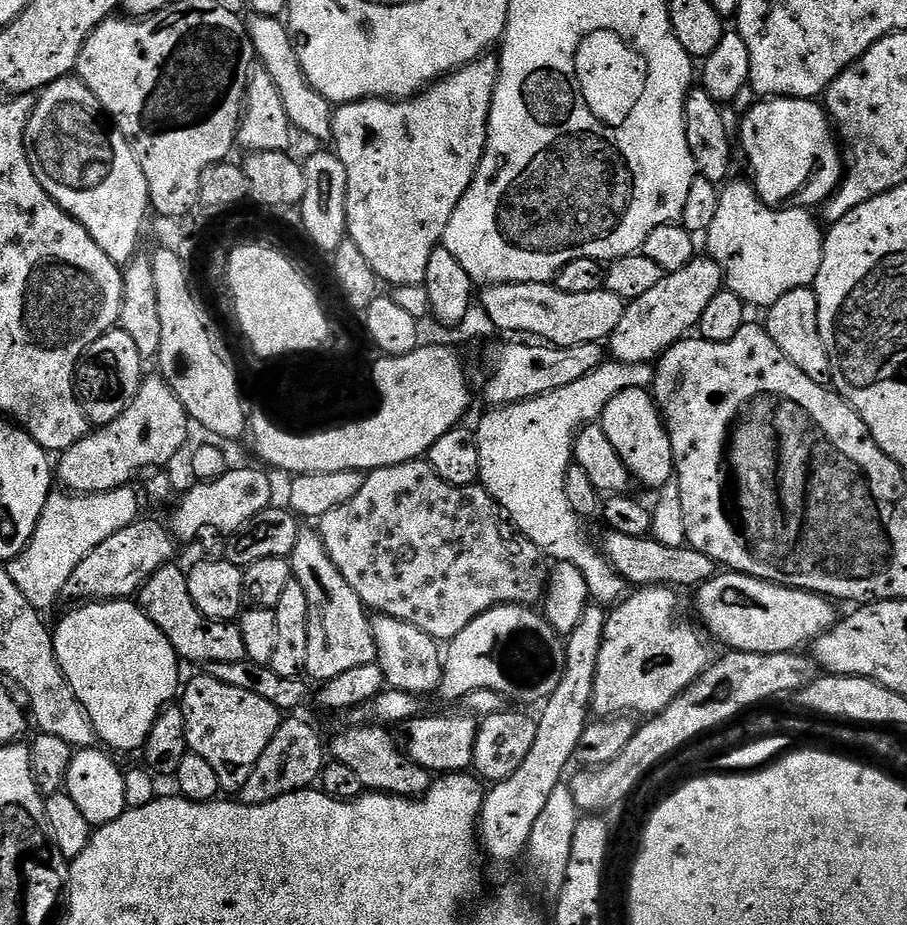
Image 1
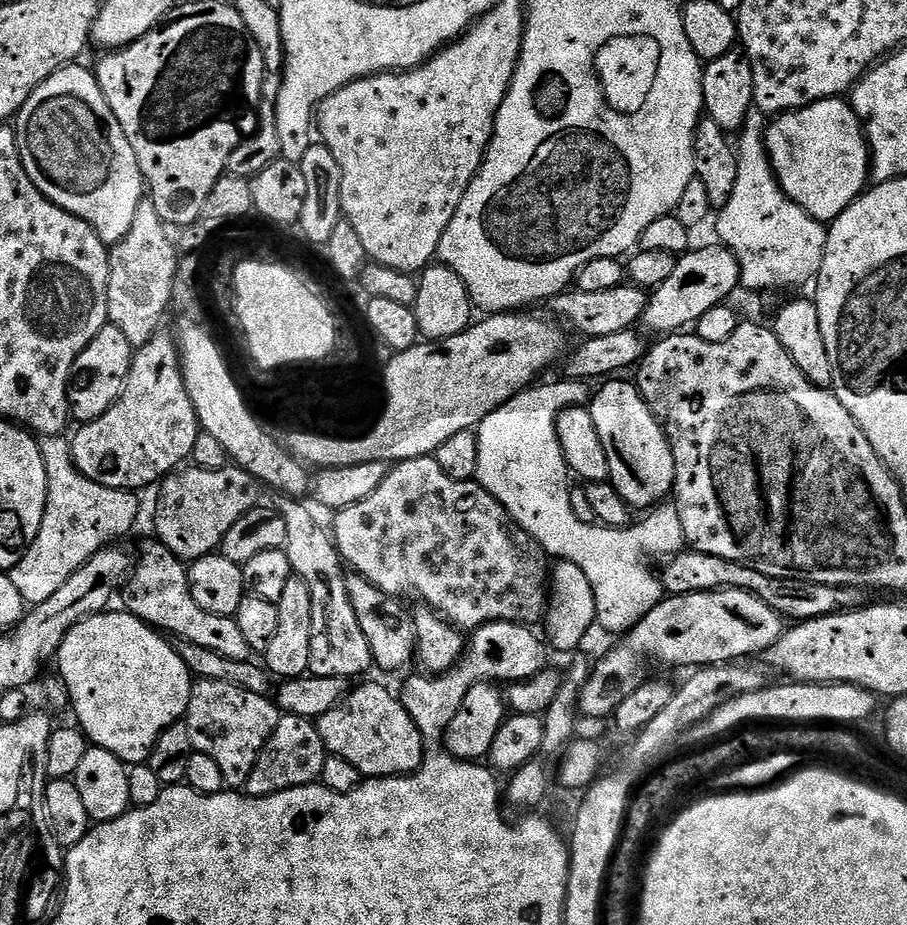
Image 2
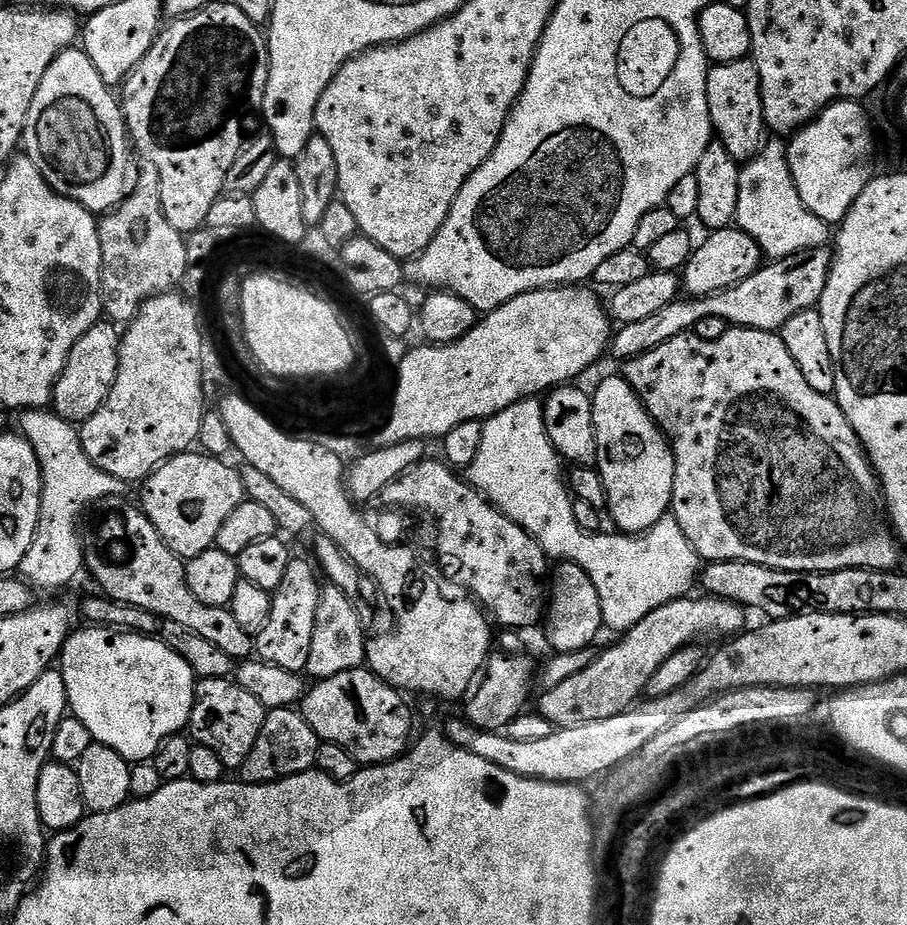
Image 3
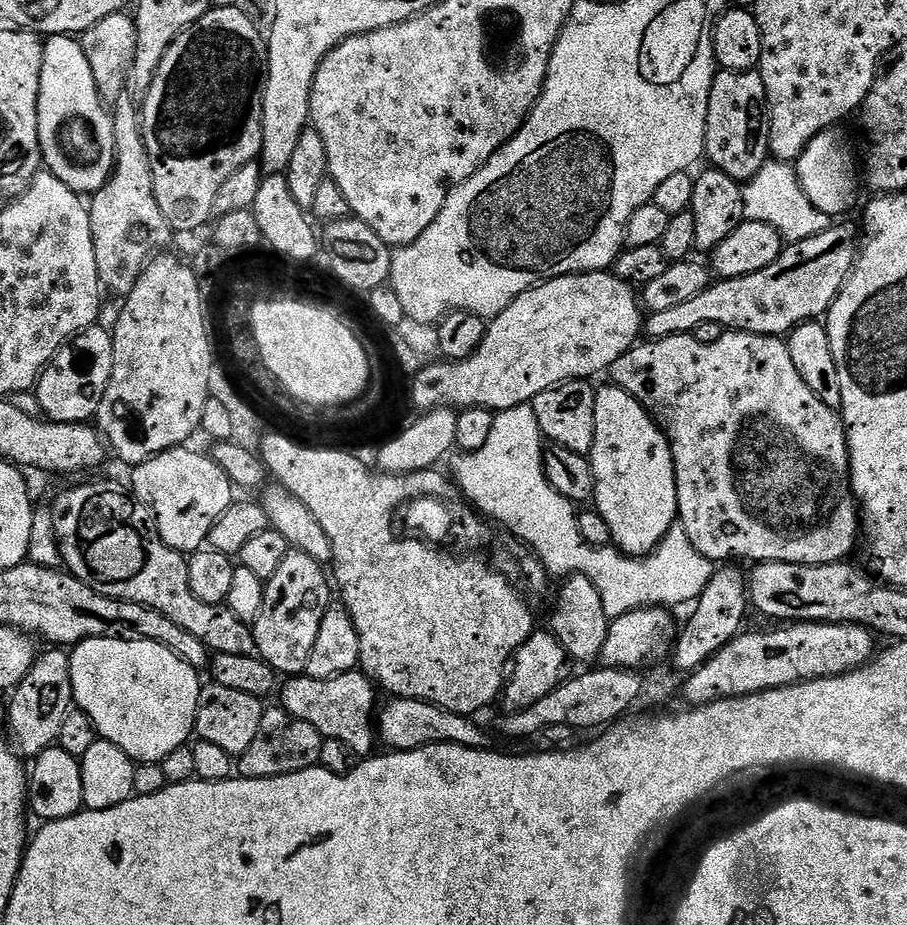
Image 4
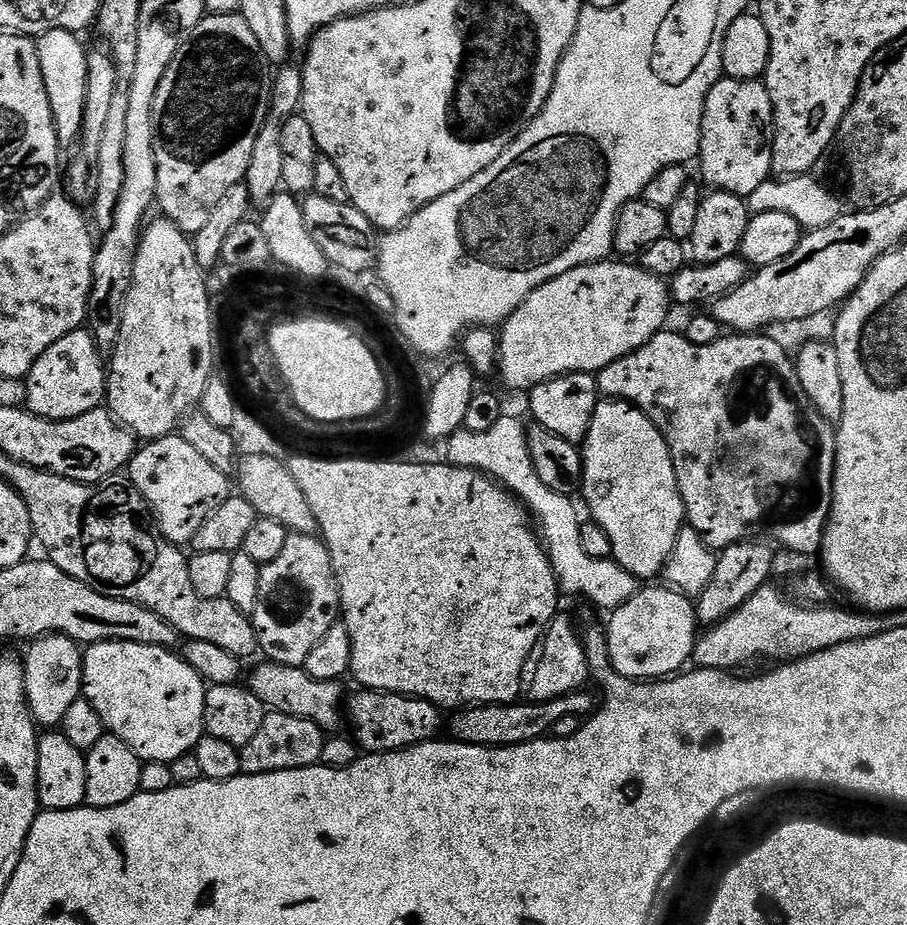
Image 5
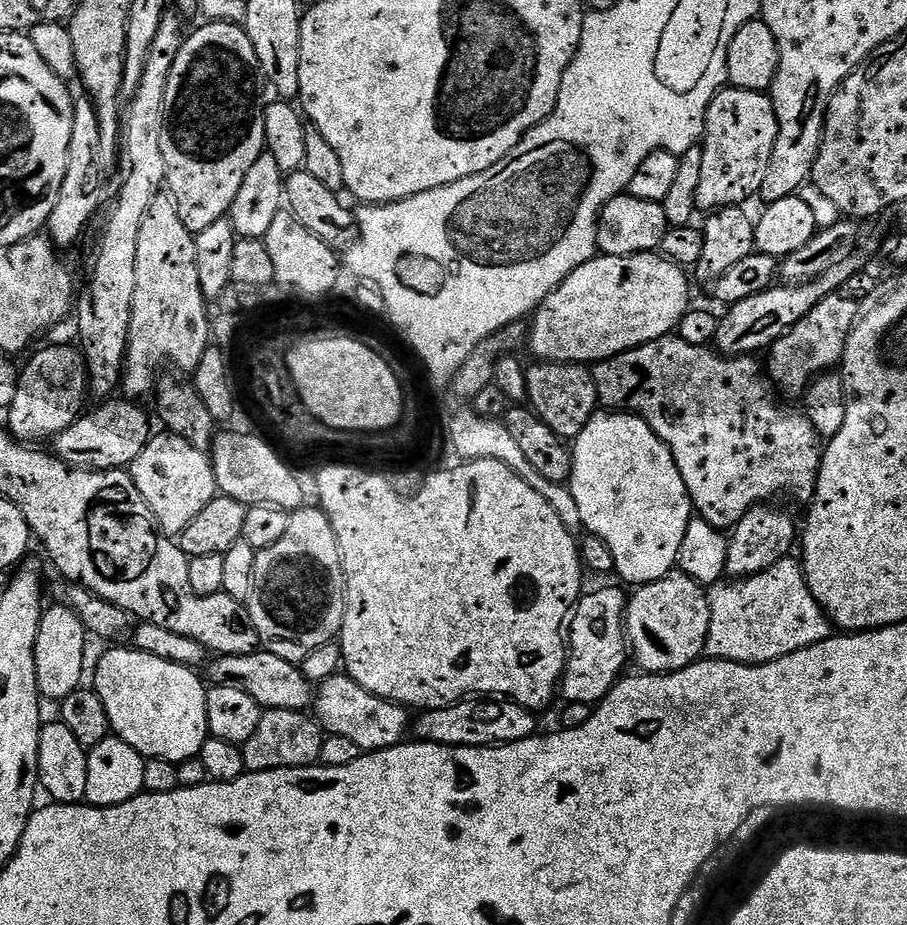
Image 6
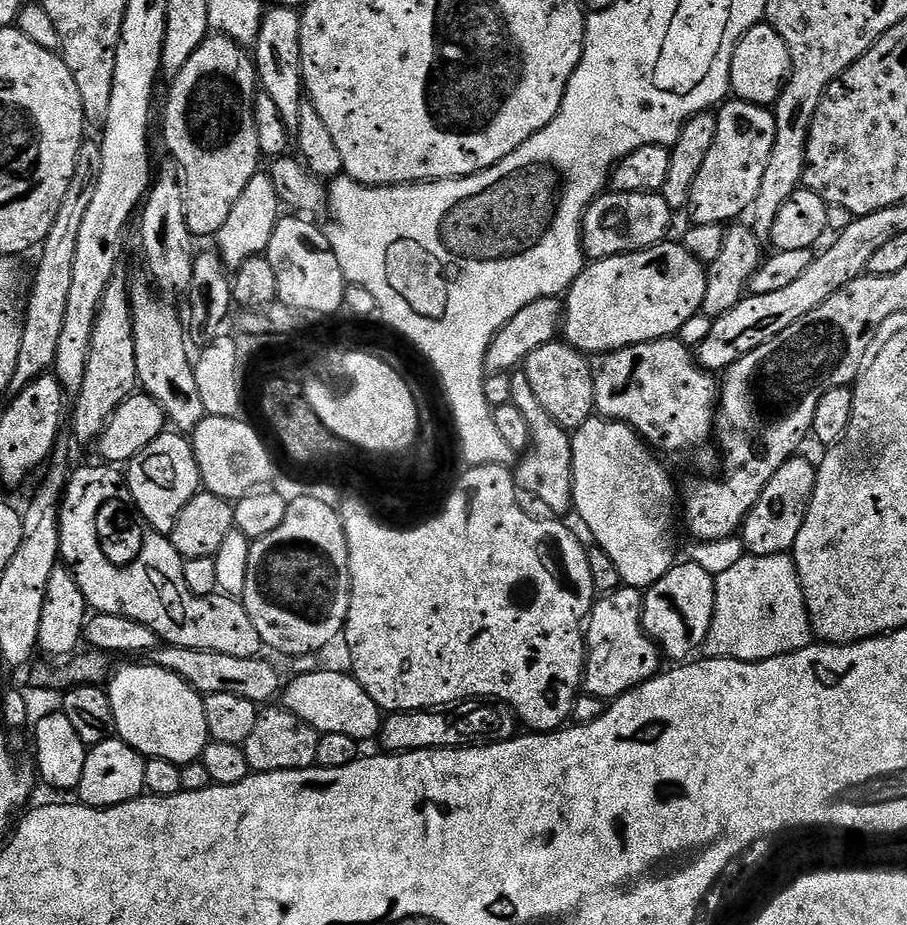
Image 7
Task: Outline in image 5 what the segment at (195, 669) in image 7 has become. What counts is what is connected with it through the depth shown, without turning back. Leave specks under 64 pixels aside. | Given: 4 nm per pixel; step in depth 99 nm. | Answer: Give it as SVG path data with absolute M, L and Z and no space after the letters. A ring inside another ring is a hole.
M263 662L252 673L247 673L246 686L264 704L265 709L282 714L290 714L294 718L306 718L314 722L325 733L332 734L342 724L342 709L346 704L344 684L338 680L322 682L318 678L310 678L302 666L294 664L274 664Z

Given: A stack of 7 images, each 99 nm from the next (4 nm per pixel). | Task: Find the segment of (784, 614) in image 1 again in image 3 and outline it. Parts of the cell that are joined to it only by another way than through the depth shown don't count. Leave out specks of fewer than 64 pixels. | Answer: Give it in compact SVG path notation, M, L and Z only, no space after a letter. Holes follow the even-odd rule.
M685 598L682 600L672 600L666 606L658 606L658 610L654 610L654 614L646 614L646 618L642 618L642 622L638 622L638 626L634 626L629 632L623 633L621 644L616 644L613 648L608 648L605 652L601 651L597 655L596 660L586 670L579 671L574 677L569 678L566 682L562 682L560 686L548 691L541 691L540 708L538 708L539 715L548 719L556 728L569 728L570 726L582 726L586 722L598 722L598 718L614 718L614 714L622 714L628 708L633 707L645 695L650 678L654 678L654 670L658 670L658 666L662 666L662 662L666 662L666 658L670 658L670 654L678 654L678 650L689 647L693 642L704 642L707 636L724 636L720 638L731 638L743 631L745 631L746 624L744 624L744 616L746 616L745 609L741 608L739 604L732 600L718 600L715 598L703 598L704 600L692 600L693 598Z

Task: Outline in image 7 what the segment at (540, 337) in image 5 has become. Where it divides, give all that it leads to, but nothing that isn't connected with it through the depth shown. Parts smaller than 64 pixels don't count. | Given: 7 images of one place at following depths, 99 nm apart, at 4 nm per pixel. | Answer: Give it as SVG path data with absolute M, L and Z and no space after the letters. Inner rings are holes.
M661 242L652 248L643 248L641 252L627 252L625 256L615 256L605 260L597 260L589 263L583 272L578 274L578 278L568 287L566 295L562 300L562 336L567 343L571 344L577 352L585 354L603 354L605 352L617 352L620 348L629 348L632 344L648 344L652 340L663 340L672 338L679 333L686 318L697 315L700 312L702 302L706 298L706 274L707 267L700 263L698 258L694 258L684 249L683 243L668 244Z

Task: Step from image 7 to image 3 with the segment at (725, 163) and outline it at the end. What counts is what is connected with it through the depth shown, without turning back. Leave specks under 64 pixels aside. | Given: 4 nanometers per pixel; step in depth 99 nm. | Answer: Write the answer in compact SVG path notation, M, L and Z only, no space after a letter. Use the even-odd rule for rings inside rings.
M749 58L709 67L706 98L715 139L726 146L726 150L737 162L753 160L766 143L762 86L756 63Z

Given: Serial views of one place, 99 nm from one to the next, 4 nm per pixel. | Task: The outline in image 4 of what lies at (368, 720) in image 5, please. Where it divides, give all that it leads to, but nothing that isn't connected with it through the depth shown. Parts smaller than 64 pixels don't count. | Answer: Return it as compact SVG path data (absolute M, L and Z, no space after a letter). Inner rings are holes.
M392 698L387 701L389 704L379 709L378 712L378 740L381 745L385 744L385 749L391 750L393 752L409 752L415 748L425 748L428 744L457 744L460 748L484 748L486 742L484 742L484 732L475 723L475 719L459 716L457 712L451 712L445 708L439 708L436 704L431 704L430 702L422 702L421 700L402 700L399 698Z

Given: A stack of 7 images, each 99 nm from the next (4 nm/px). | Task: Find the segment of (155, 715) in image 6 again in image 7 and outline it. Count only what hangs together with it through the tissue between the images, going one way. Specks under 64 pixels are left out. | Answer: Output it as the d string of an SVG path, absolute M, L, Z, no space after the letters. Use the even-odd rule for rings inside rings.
M138 662L125 663L128 665L118 669L117 672L115 669L106 684L110 706L114 706L116 736L125 740L135 752L139 752L145 758L166 758L166 762L179 765L199 760L209 742L204 697L170 670L160 668L151 662L134 663Z

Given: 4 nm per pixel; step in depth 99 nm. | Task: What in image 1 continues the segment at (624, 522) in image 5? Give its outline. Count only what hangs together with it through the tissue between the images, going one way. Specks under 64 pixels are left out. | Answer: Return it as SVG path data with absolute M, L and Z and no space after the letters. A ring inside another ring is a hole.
M626 388L612 397L604 408L602 427L606 438L610 438L610 446L618 450L618 458L628 467L633 481L645 484L648 488L663 489L674 476L672 443L668 437L668 429L657 408L651 393L643 388Z

